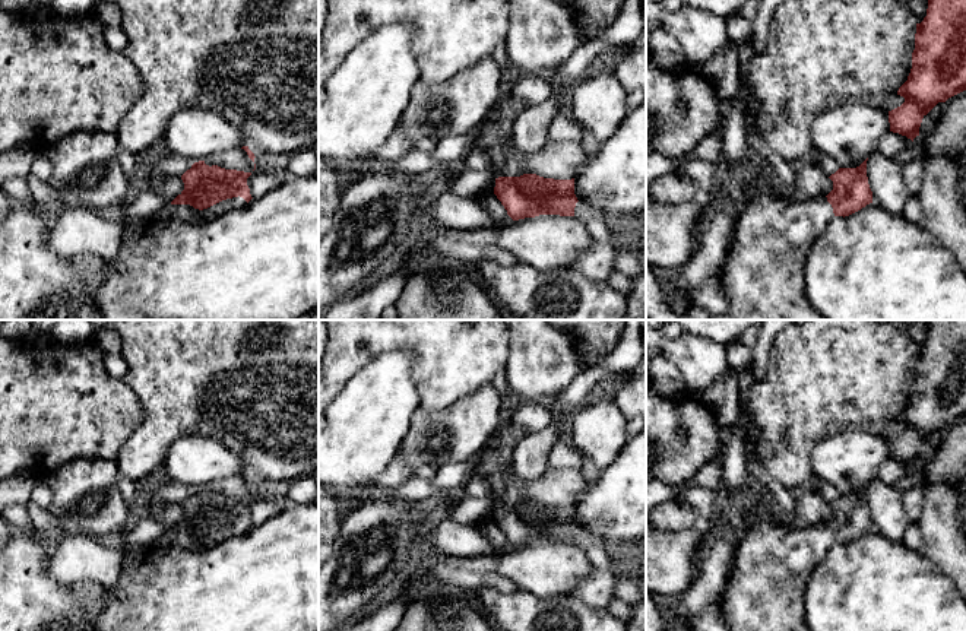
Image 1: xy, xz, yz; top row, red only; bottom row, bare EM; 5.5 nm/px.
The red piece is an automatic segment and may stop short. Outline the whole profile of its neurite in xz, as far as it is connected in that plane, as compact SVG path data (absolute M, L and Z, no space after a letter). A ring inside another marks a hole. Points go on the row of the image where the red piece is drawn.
M511 95L500 98L479 127L474 152L488 156L491 146L501 145L504 165L490 171L495 178L494 194L513 221L539 215L574 216L579 202L574 177L586 161L583 148L574 140L549 142L536 153L514 148L514 120L529 107Z

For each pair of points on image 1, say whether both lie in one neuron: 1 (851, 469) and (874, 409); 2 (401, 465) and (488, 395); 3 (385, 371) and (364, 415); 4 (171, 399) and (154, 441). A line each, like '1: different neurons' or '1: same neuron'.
1: different neurons
2: same neuron
3: same neuron
4: same neuron

